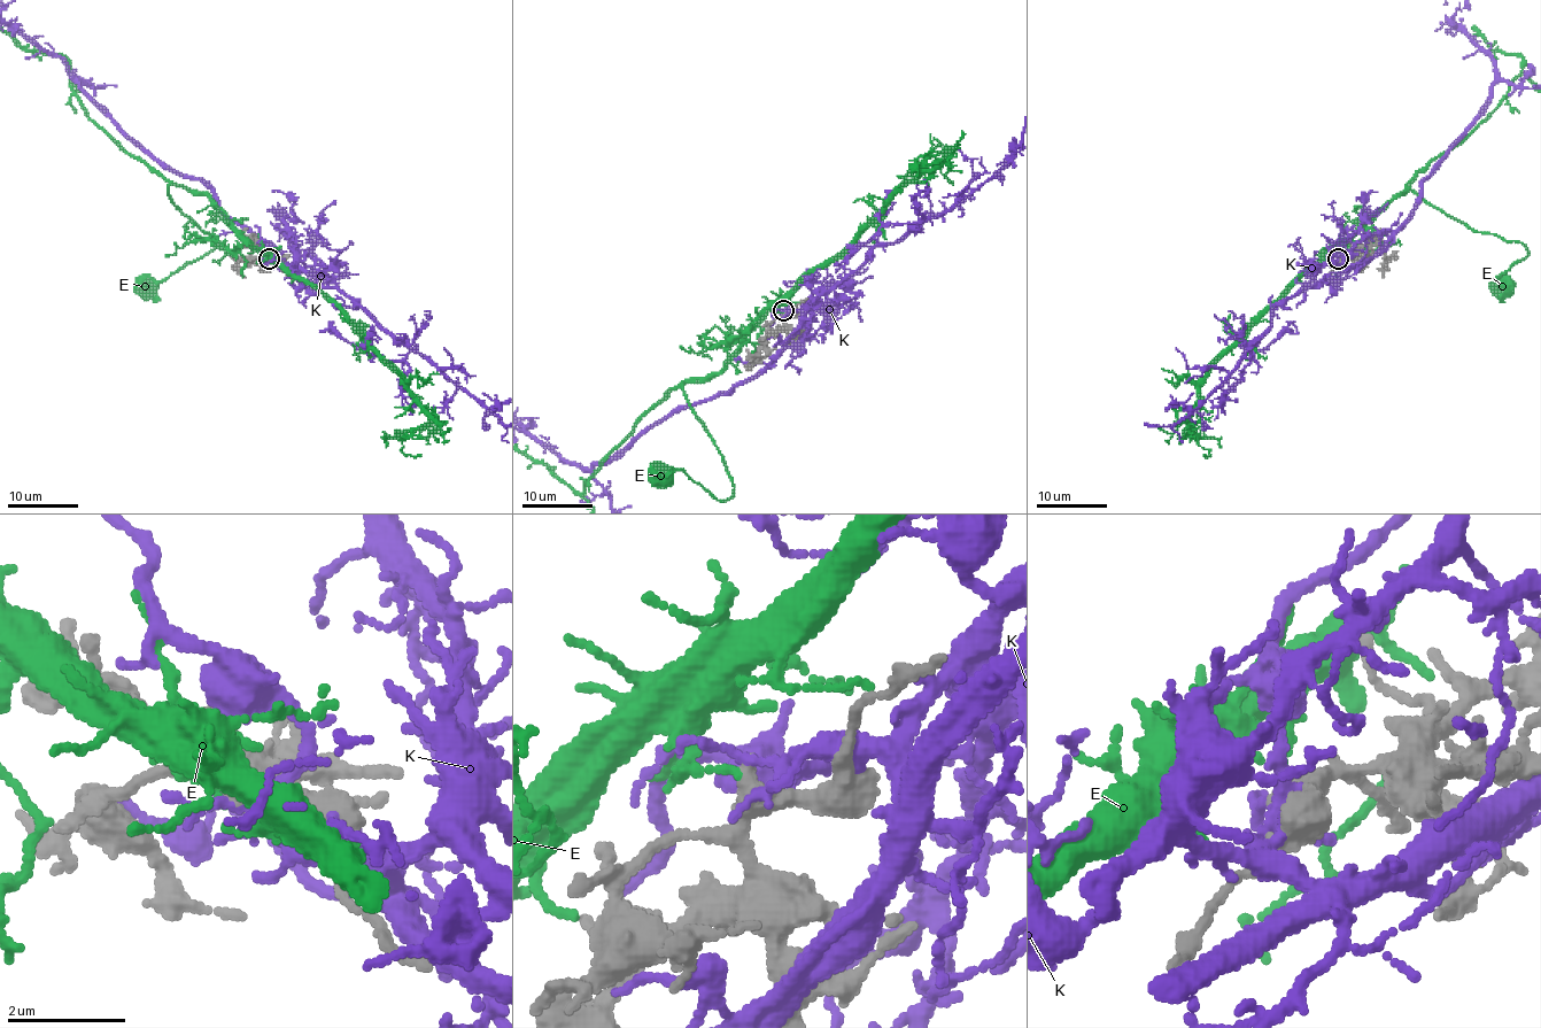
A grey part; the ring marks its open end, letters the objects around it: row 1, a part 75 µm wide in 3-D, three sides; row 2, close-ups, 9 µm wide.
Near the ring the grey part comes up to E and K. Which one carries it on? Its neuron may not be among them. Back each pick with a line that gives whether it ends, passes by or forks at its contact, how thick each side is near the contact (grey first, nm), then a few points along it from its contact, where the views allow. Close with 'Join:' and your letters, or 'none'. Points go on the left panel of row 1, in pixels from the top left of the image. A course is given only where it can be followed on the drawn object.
Join: none

